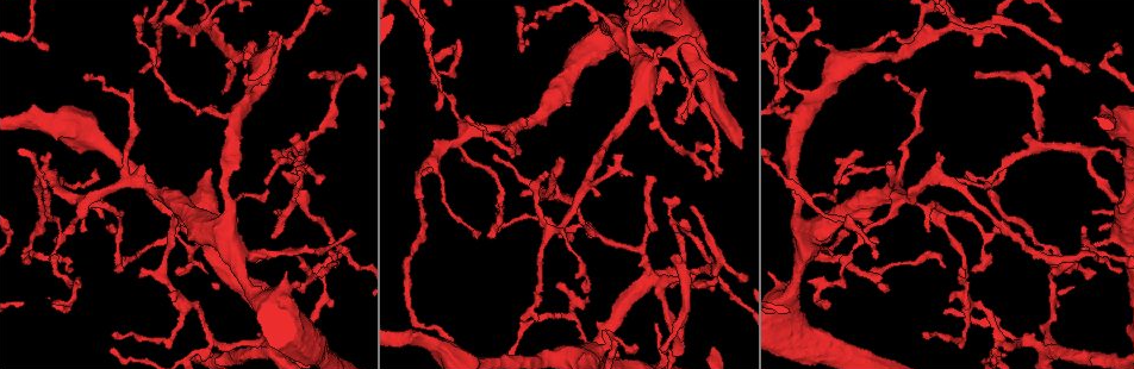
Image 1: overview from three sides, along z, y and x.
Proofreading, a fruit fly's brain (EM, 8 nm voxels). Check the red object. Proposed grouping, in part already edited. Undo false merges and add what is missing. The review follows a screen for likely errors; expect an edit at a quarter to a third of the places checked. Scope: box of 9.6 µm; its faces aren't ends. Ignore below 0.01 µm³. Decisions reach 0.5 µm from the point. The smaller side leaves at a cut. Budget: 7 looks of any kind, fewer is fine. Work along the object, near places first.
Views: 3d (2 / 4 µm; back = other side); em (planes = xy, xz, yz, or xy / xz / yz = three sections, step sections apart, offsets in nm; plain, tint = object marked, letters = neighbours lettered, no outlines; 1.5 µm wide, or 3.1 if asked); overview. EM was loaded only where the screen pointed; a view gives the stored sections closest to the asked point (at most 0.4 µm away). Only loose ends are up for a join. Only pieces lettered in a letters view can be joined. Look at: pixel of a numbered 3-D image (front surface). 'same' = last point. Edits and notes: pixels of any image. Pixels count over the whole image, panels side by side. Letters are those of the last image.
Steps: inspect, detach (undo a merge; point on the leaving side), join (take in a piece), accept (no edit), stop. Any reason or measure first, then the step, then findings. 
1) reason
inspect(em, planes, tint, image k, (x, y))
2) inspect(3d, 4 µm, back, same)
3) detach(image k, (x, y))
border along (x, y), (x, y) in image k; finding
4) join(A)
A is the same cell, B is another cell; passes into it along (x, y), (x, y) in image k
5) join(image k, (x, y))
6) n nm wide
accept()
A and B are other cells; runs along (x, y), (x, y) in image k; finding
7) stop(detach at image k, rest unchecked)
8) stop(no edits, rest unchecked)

tapers out
inspect(em, planes, letters, image 1, (294, 164))

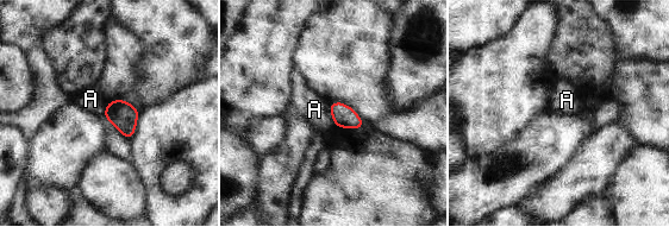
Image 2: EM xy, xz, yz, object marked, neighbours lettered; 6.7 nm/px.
150 nm wide
accept()
A is another cell; border along (329, 103), (335, 125) in image 2; none of them fits

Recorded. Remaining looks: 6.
free end
inspect(3d, 4 µm, image 1, (113, 351))

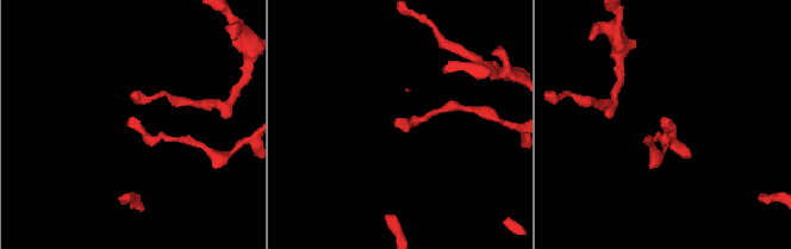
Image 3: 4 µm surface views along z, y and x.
inspect(em, planes, letters, image 3, (664, 117))

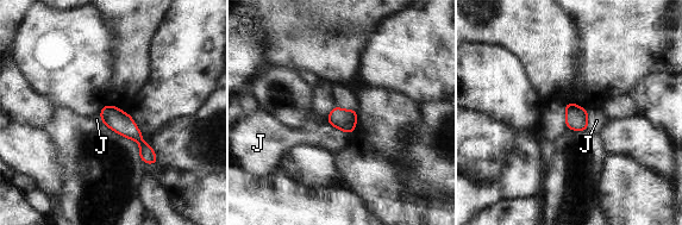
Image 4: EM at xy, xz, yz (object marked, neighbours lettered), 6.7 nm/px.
140 nm wide
accept()
J is another cell; border along (326, 119), (331, 125), (348, 133) in image 4; none of them fits

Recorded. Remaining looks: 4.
free end
inspect(3d, 4 µm, image 1, (572, 208))

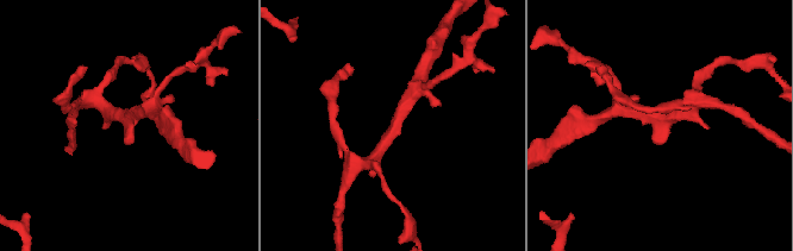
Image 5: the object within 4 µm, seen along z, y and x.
arms of 200, 220 nm; shape alone is not enough
inspect(em, planes, letters, image 5, (657, 142))

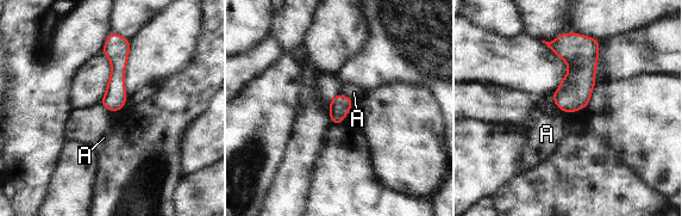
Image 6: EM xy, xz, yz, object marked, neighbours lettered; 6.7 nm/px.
A touches over 110 nm
accept()
A is another cell; border along (339, 92), (352, 99) in image 6; none of them fits

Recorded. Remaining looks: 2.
stop(no edits, rest unchecked)

